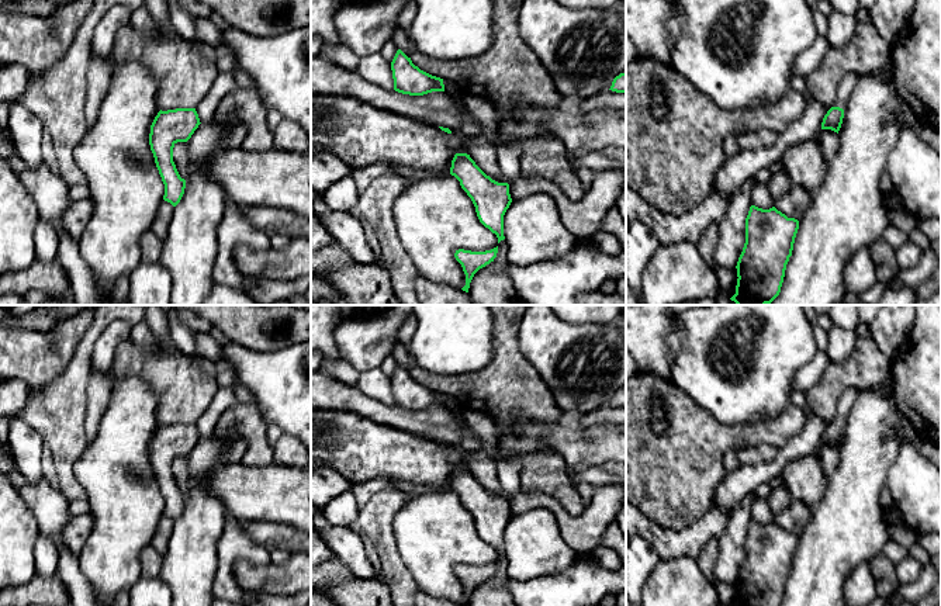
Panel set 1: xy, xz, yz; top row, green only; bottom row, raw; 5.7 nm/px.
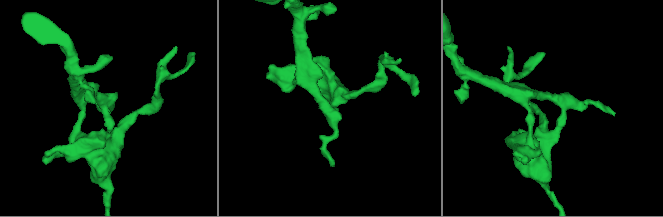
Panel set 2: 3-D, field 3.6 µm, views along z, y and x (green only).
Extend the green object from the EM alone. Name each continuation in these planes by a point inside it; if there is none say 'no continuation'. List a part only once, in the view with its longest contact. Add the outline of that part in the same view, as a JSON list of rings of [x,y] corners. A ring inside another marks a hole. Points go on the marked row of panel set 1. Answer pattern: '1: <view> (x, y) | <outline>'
1: yz (847, 85) | [[[848,73],[844,76],[841,80],[838,89],[837,89],[837,107],[843,108],[850,98],[855,84],[857,84],[857,75],[855,73]]]

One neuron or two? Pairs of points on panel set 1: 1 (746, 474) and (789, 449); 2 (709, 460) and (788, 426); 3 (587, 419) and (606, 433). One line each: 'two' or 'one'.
1: one
2: one
3: two

